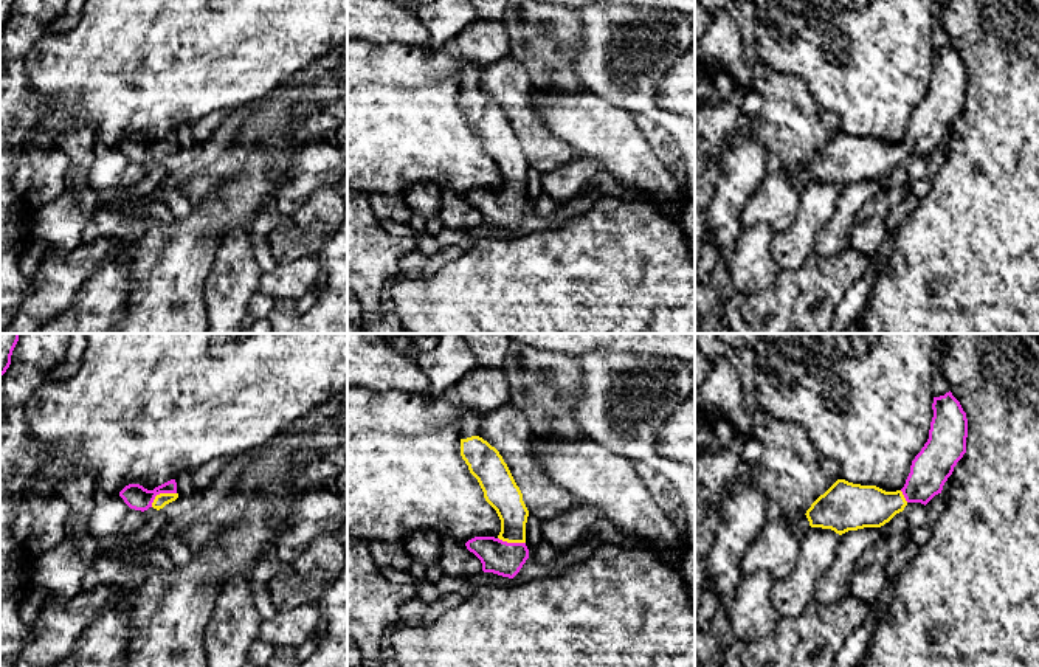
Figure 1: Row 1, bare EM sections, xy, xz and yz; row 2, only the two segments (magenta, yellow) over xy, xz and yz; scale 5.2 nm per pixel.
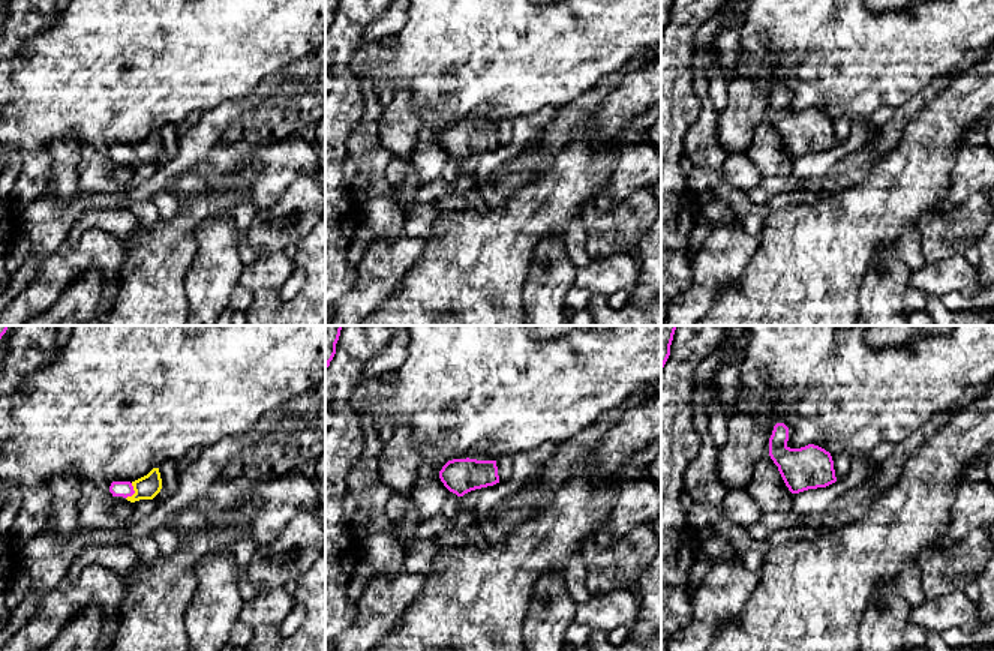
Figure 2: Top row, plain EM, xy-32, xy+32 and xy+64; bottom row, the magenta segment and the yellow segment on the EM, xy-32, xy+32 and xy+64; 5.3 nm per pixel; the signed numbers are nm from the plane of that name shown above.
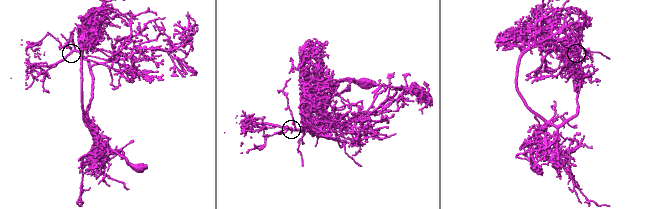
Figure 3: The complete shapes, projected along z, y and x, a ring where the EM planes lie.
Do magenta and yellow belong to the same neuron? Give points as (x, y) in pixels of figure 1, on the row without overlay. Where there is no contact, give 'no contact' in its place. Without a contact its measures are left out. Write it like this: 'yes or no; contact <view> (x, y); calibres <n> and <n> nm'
yes; contact xy (160, 145); calibres 120 and 70 nm

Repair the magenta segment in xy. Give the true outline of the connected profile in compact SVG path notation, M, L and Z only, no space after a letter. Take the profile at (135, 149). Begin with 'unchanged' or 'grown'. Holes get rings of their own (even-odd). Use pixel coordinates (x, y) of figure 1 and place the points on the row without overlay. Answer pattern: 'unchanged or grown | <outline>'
grown | M171 132L154 143L147 143L140 137L129 137L119 144L119 149L130 161L144 164L154 160L160 163L178 150L177 135Z

